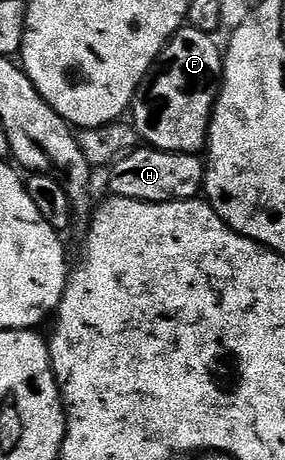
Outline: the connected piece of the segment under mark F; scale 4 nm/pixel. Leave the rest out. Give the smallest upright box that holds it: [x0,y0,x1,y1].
[129,25,224,155]

